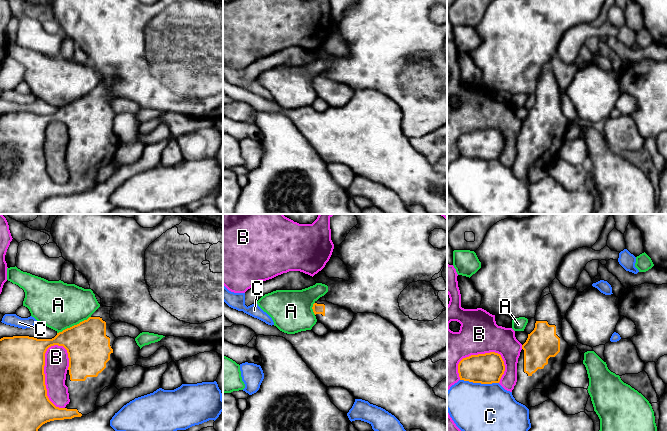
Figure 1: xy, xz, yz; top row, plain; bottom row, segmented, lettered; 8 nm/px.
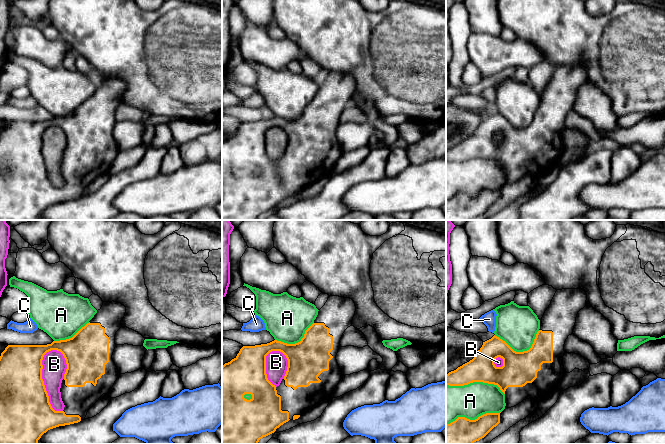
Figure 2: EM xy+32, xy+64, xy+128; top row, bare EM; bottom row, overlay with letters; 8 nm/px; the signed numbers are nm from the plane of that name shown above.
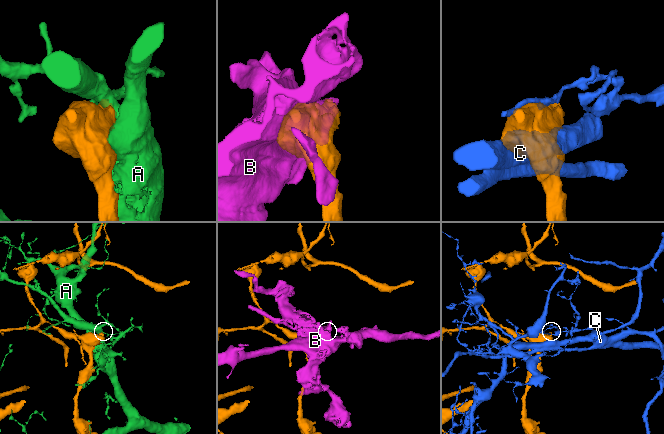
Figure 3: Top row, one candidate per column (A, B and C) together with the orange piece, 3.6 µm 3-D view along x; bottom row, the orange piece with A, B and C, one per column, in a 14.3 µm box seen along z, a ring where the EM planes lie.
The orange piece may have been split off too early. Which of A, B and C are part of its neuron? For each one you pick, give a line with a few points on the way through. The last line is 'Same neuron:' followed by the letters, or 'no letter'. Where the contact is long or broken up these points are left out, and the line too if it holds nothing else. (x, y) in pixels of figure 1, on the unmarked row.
Same neuron: no letter

